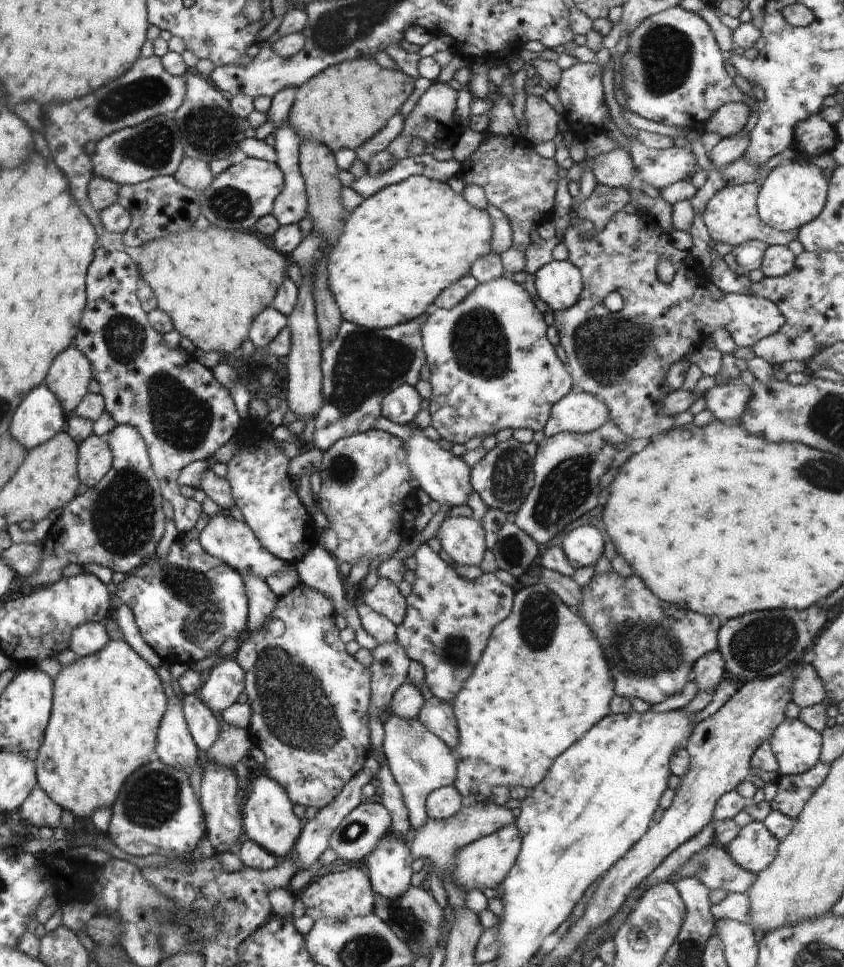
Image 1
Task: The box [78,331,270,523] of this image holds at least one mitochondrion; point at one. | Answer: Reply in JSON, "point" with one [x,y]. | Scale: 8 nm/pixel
{"point":[180,420]}

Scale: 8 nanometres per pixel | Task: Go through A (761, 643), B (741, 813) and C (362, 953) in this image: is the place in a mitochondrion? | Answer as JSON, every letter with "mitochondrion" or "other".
{"A":"mitochondrion","B":"other","C":"mitochondrion"}

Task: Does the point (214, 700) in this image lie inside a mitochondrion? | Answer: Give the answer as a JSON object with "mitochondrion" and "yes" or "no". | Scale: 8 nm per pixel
{"mitochondrion":"no"}

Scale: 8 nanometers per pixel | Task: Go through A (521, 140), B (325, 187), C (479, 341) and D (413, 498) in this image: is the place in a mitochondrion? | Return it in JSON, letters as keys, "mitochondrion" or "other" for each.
{"A":"other","B":"mitochondrion","C":"mitochondrion","D":"other"}

